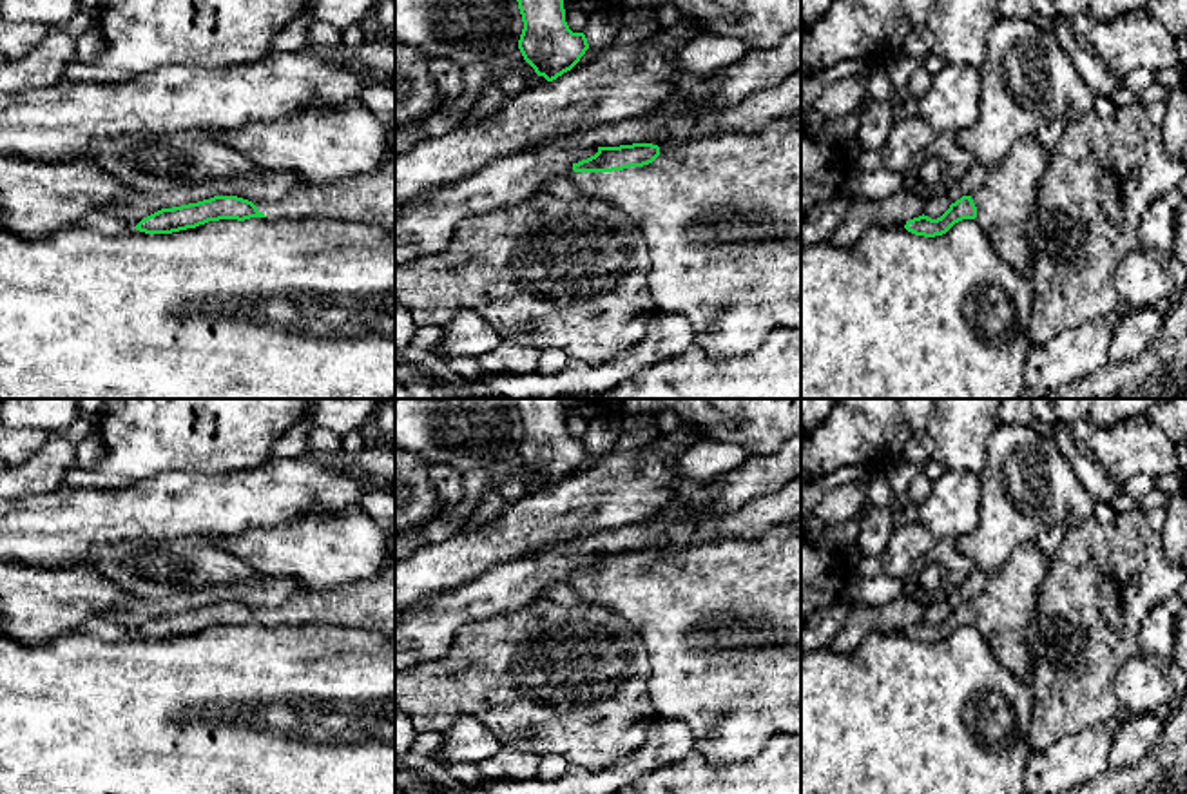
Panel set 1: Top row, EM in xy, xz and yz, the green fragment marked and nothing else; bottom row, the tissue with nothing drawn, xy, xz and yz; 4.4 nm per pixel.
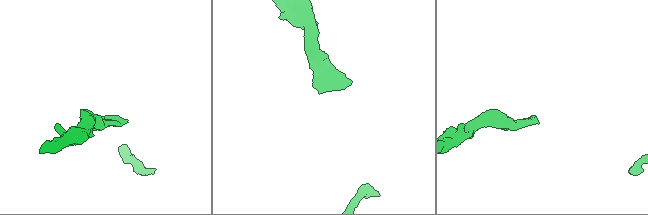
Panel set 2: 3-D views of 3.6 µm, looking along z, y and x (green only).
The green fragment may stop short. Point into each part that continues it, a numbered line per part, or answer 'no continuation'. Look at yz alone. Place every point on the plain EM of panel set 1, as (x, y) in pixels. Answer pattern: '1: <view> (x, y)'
1: yz (1004, 606)

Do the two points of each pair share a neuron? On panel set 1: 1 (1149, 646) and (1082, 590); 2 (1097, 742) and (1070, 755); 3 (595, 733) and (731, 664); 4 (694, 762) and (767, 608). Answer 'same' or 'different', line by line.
1: different
2: same
3: different
4: different

